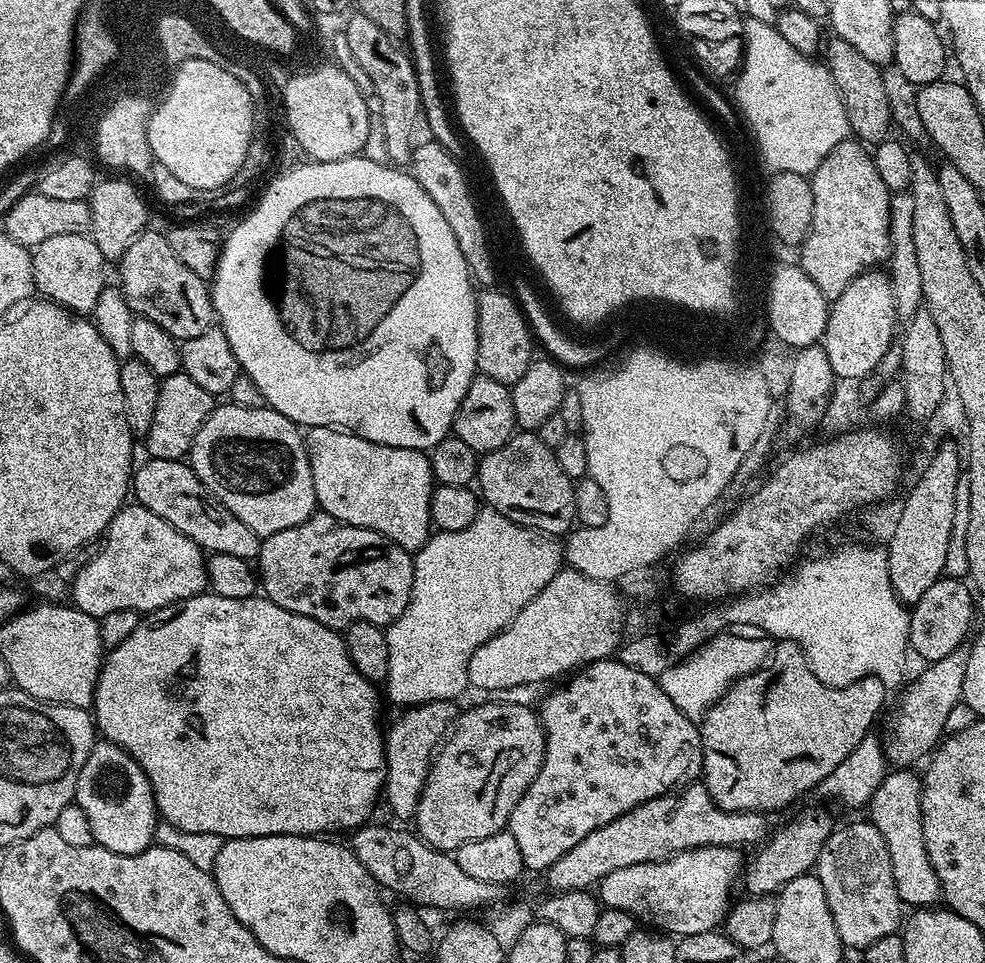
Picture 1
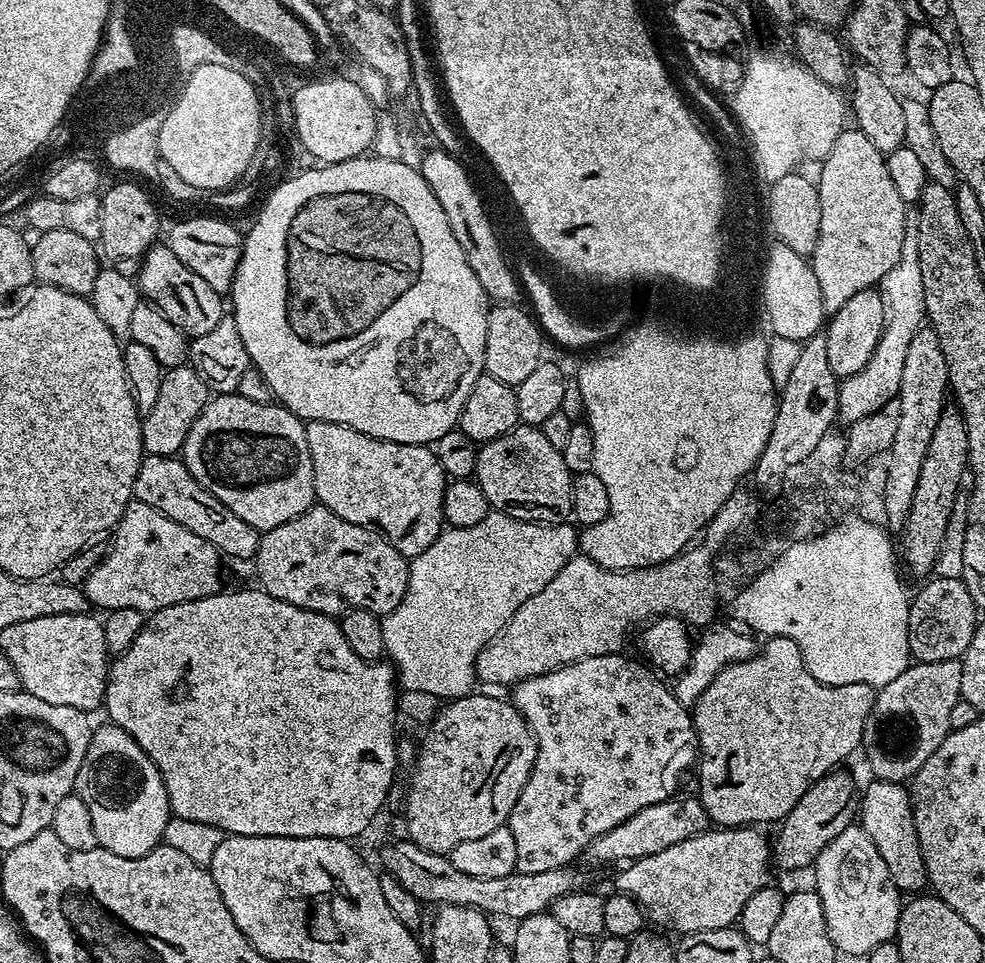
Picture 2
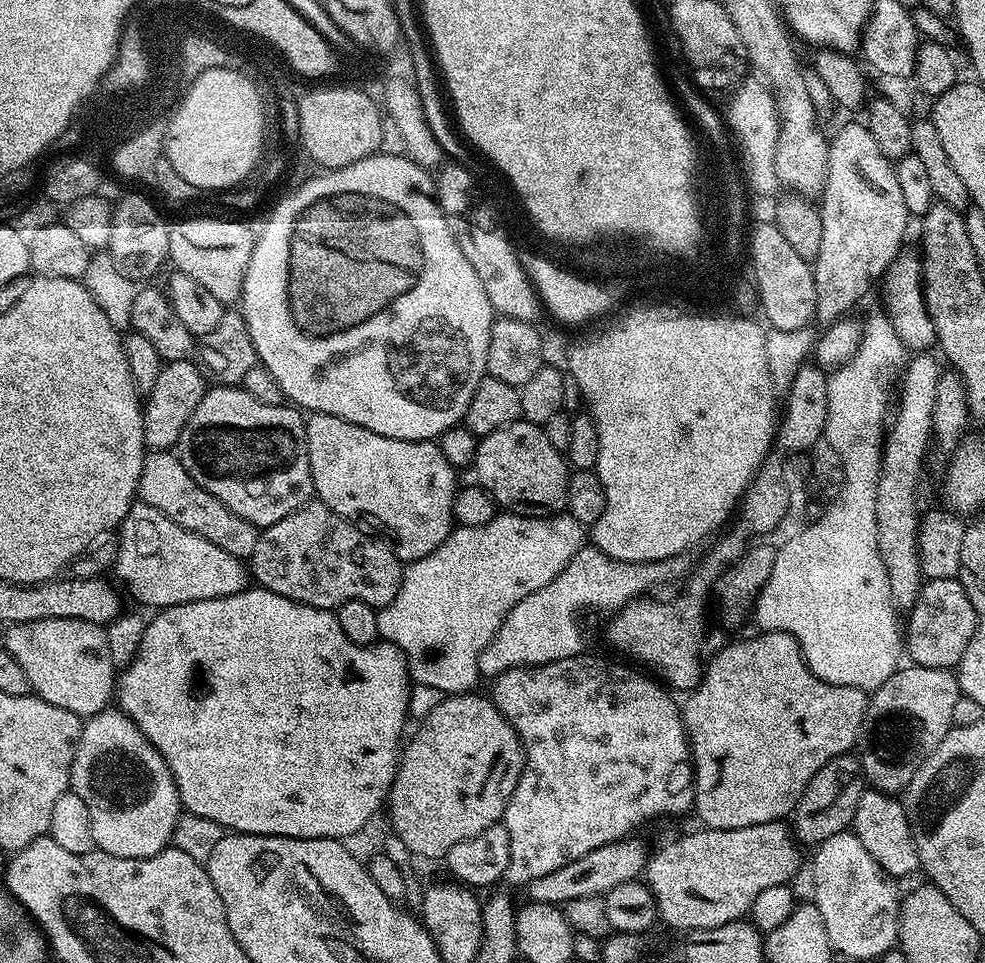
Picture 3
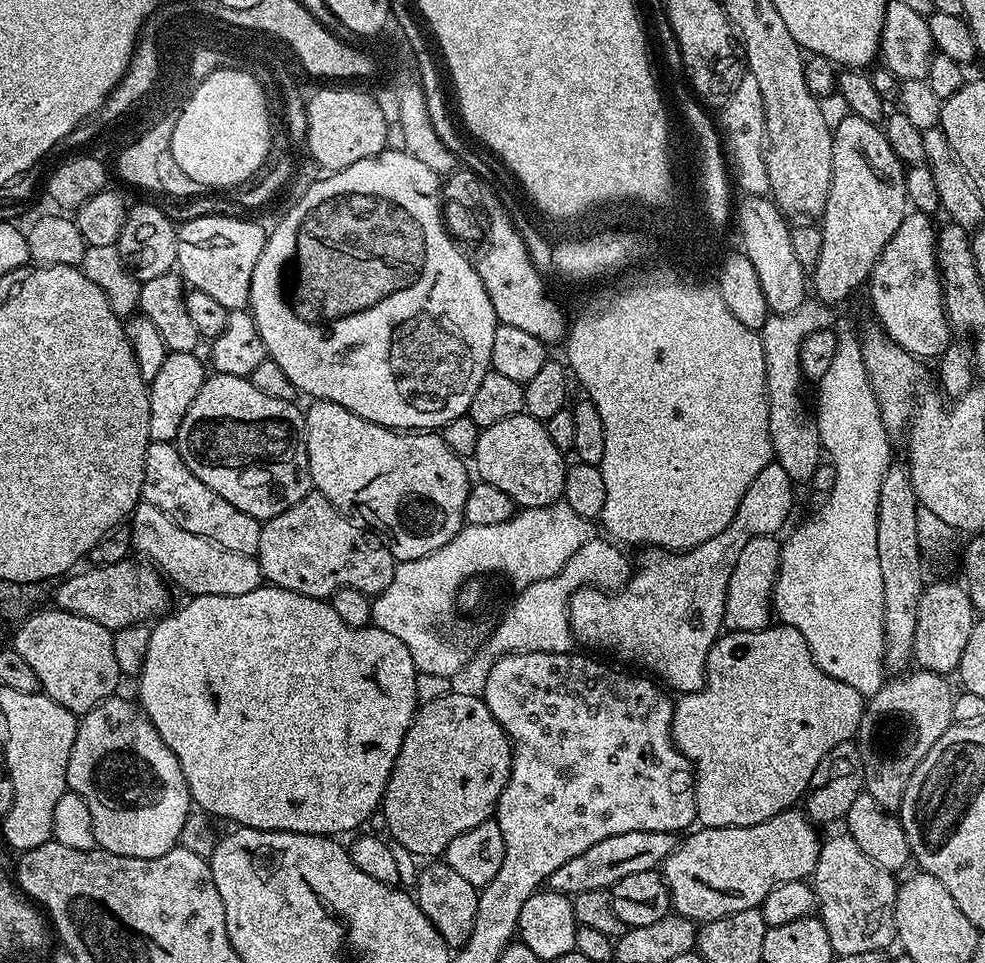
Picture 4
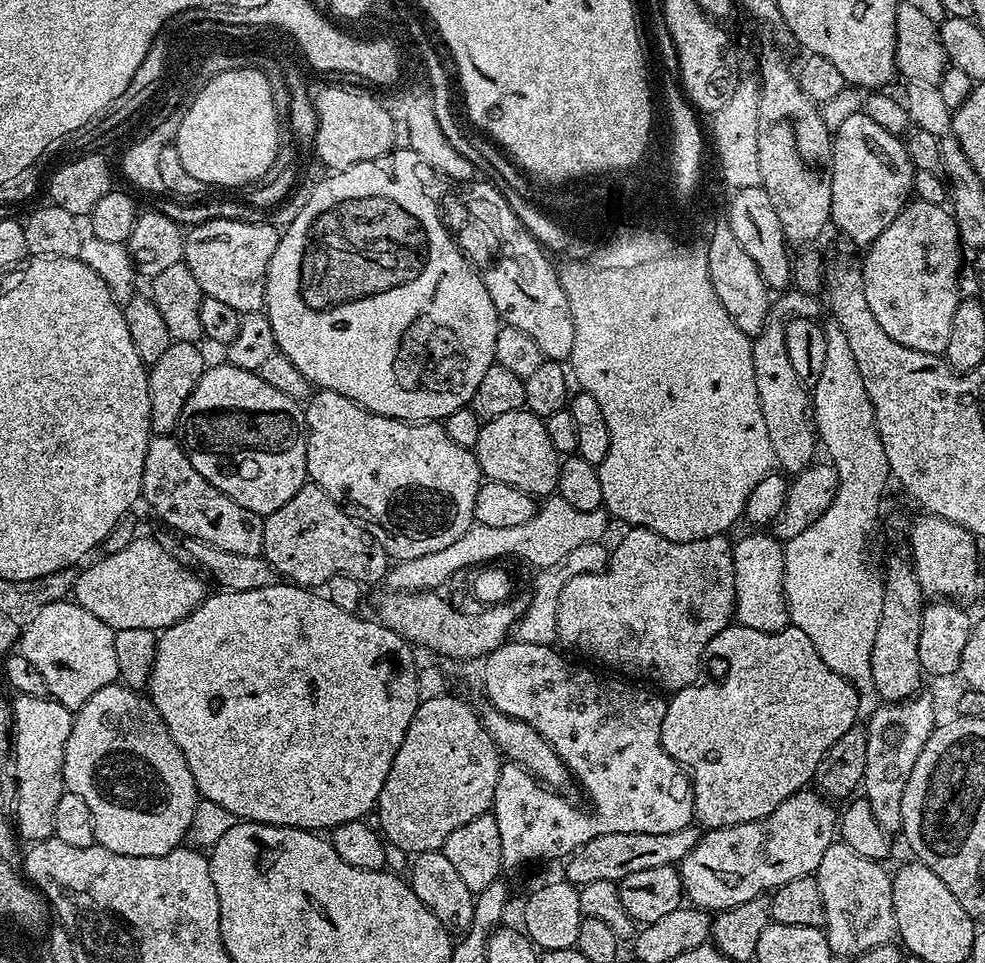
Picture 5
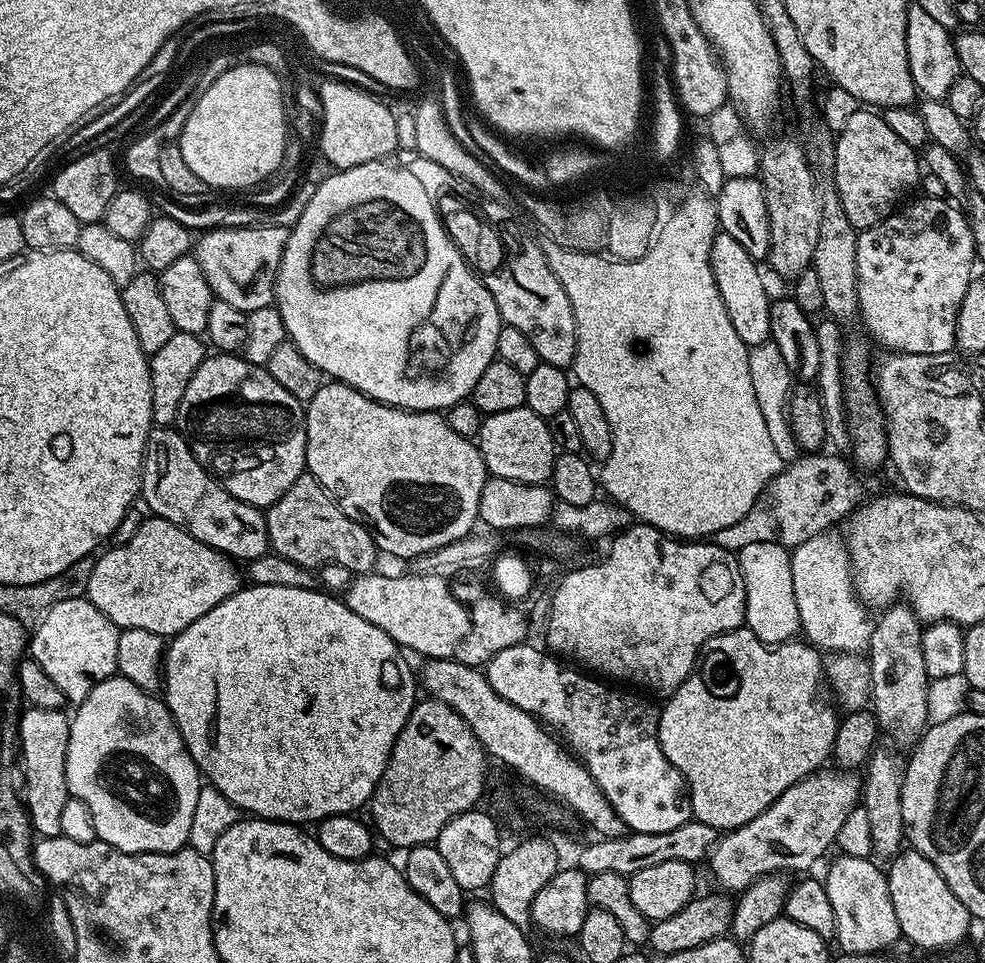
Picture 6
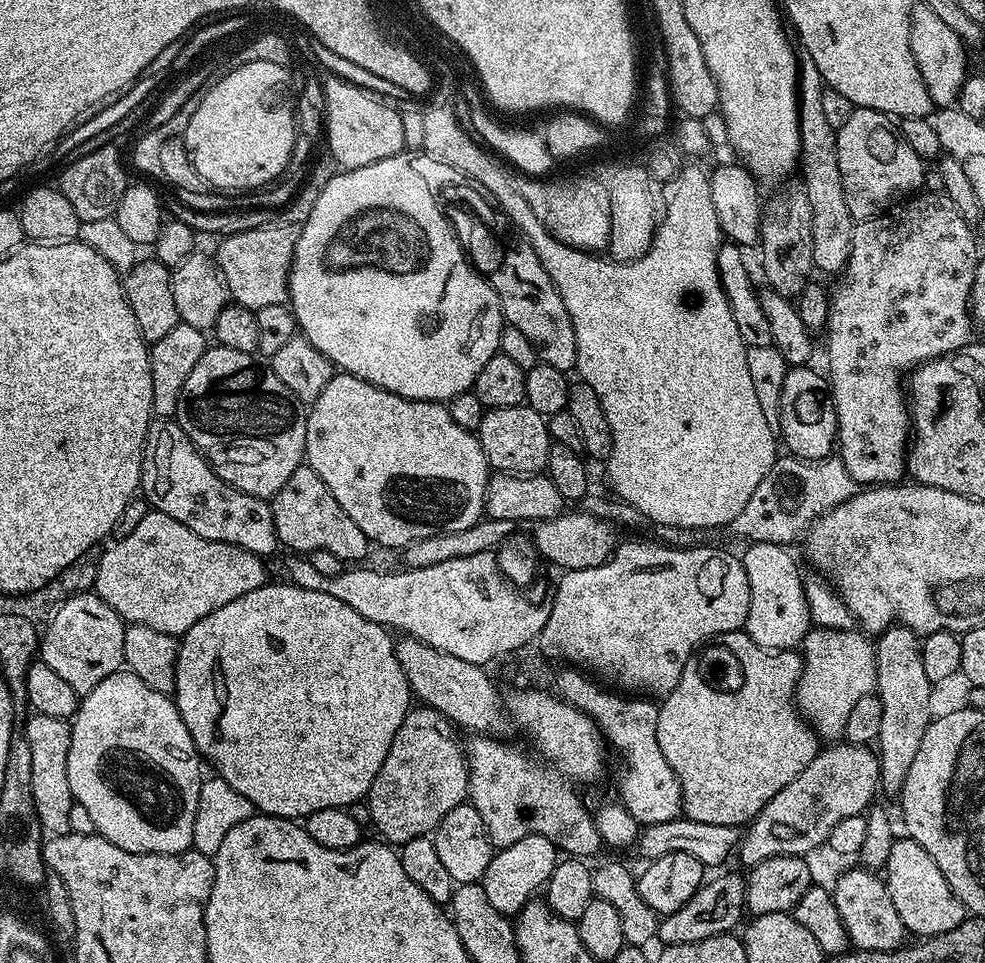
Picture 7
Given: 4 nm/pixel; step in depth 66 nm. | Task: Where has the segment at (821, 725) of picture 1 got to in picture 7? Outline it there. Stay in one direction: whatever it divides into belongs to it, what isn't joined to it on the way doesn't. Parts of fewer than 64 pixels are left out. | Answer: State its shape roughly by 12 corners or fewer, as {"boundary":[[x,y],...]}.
{"boundary":[[799,651],[692,653],[656,731],[694,822],[747,825],[822,744]]}

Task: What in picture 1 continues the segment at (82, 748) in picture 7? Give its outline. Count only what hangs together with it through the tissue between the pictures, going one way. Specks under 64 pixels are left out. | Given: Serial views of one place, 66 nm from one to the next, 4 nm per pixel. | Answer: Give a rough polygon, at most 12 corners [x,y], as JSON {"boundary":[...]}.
{"boundary":[[92,745],[74,803],[100,847],[153,847],[156,799],[125,748]]}

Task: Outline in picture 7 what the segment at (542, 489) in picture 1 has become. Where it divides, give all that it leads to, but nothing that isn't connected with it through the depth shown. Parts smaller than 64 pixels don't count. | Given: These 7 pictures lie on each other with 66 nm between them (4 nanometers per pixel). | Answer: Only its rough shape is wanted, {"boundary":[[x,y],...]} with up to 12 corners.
{"boundary":[[527,403],[489,408],[478,433],[489,469],[547,469],[548,421]]}

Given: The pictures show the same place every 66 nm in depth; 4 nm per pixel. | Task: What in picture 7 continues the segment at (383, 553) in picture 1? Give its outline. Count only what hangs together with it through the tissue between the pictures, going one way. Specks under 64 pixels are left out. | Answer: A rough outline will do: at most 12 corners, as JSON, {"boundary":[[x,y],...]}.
{"boundary":[[301,466],[271,497],[289,553],[330,551],[360,562],[370,549],[326,482]]}

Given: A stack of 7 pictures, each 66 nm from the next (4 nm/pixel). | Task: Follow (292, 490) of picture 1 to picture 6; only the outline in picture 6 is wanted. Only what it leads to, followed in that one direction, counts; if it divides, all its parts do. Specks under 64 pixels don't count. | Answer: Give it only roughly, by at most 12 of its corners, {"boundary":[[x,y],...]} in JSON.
{"boundary":[[240,354],[194,370],[177,432],[267,510],[305,475],[305,405]]}

